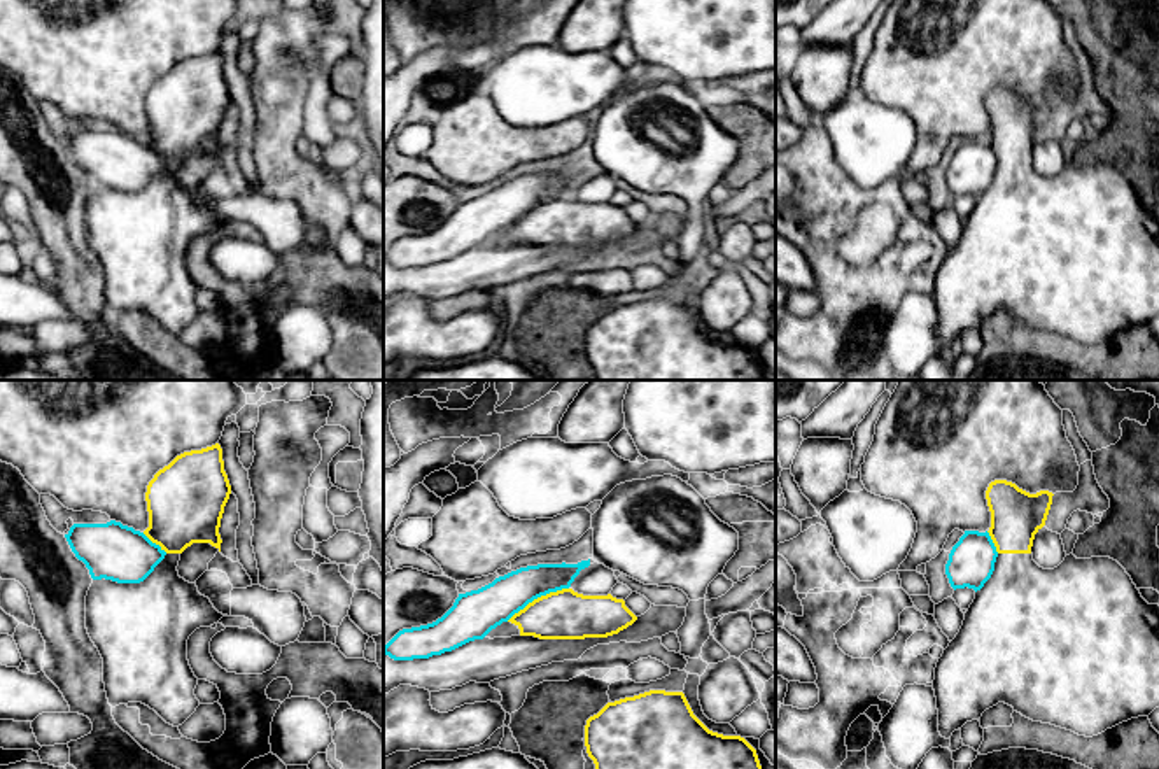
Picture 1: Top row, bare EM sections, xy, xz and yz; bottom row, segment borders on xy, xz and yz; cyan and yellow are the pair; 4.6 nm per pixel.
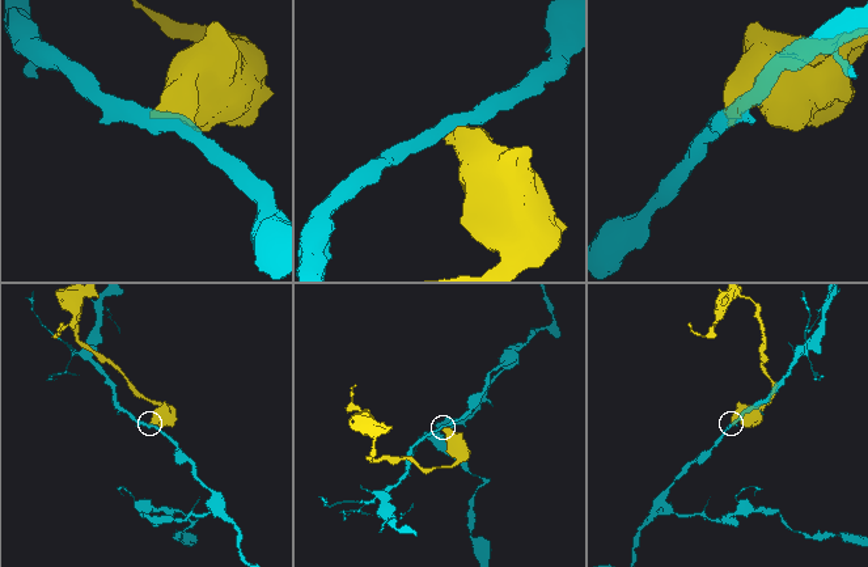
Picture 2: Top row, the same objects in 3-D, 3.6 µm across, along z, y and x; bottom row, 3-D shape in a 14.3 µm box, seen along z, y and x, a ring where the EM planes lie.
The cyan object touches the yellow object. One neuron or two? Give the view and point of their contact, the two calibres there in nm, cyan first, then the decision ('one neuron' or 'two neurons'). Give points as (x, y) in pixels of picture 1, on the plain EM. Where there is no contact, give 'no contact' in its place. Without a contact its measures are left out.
meets cyan in xz at (536, 205); 190 nm thick on the cyan side, 220 nm on the other; two neurons

